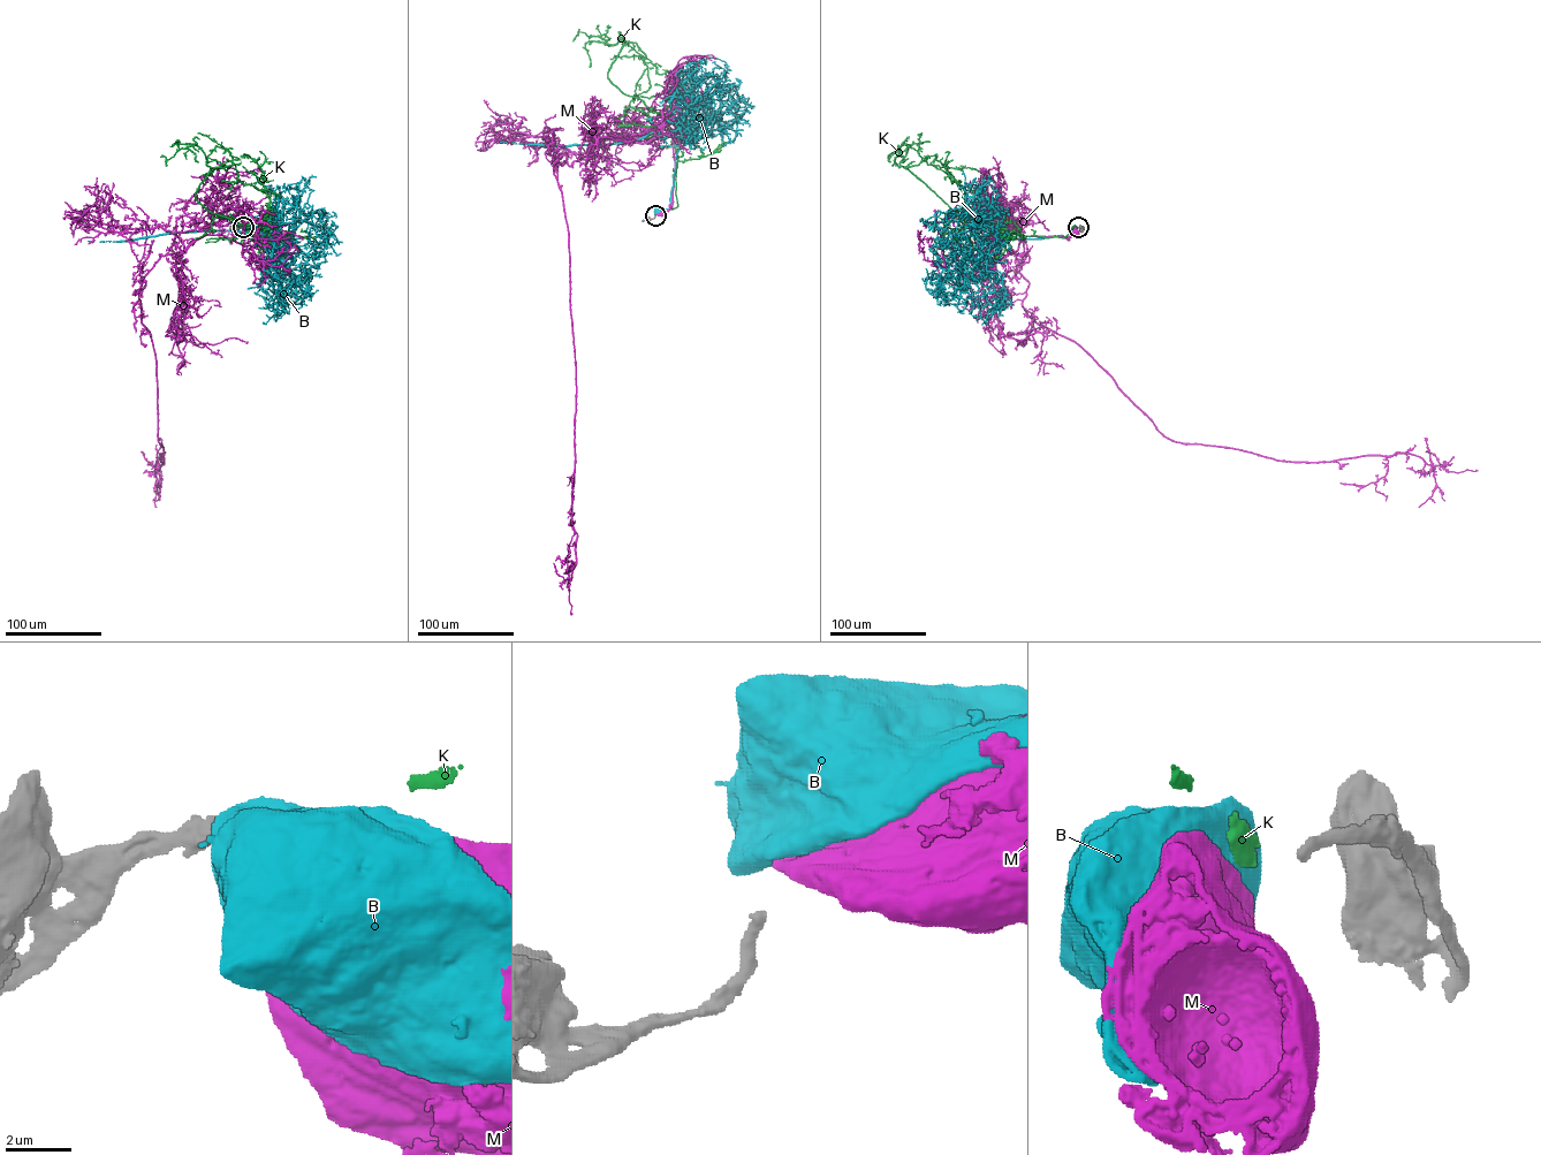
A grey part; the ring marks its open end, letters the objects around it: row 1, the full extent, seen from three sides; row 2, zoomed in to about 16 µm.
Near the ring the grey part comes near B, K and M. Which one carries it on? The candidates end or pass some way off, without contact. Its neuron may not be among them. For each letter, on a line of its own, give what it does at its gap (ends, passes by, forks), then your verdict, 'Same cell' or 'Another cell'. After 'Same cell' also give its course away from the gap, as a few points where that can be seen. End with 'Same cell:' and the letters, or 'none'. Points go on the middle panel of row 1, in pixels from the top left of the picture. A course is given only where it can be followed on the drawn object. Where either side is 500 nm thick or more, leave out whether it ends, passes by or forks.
B: Another cell
K: It ends there. Same cell. Its course: (657, 214), (677, 206), (673, 134), (608, 78), (621, 48), (635, 43), (647, 68), (624, 120), (613, 124)
M: Another cell
Same cell: K

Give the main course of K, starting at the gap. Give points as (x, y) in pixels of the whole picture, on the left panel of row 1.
K: (244, 227), (263, 228), (265, 237), (258, 223), (238, 225), (196, 198), (212, 168), (235, 165), (200, 176)

